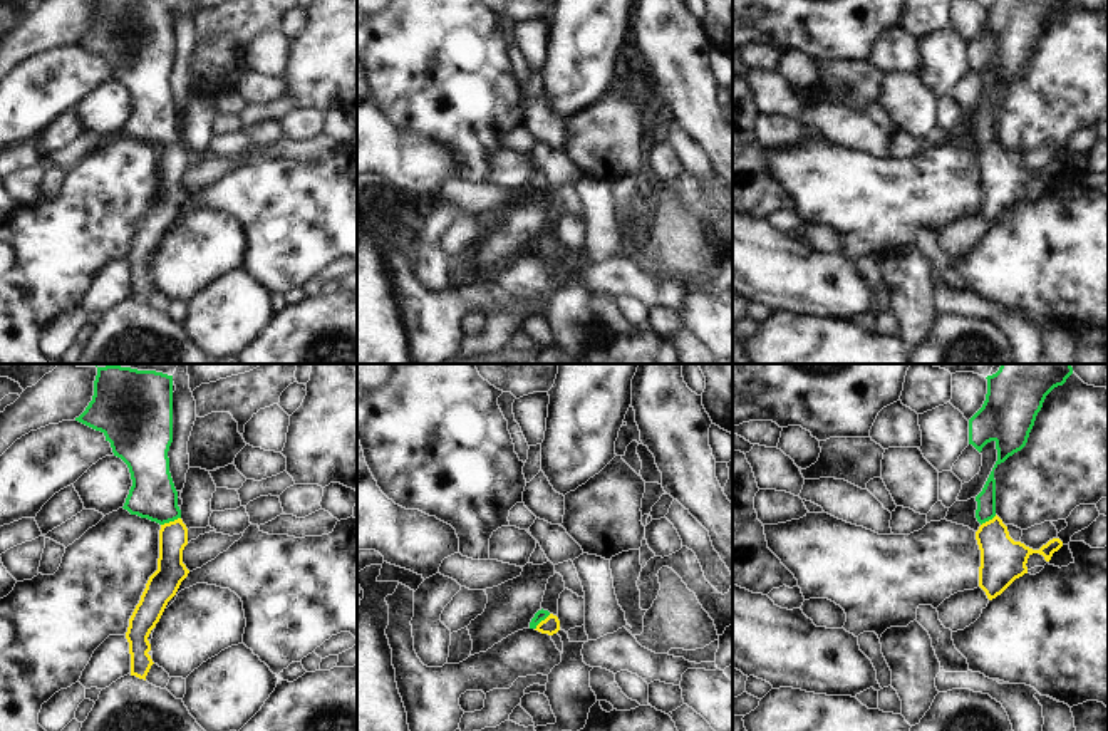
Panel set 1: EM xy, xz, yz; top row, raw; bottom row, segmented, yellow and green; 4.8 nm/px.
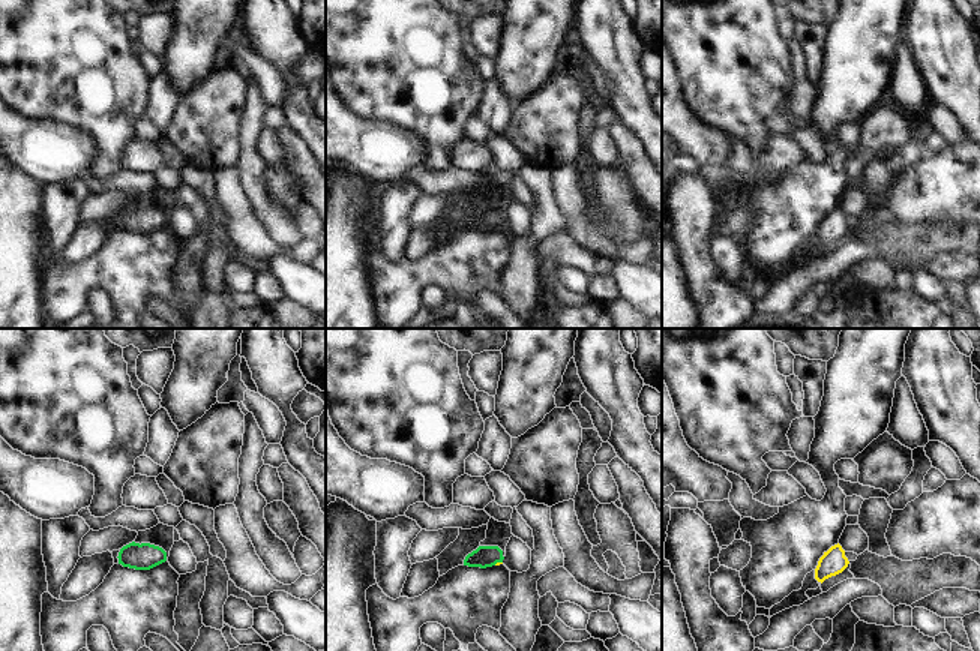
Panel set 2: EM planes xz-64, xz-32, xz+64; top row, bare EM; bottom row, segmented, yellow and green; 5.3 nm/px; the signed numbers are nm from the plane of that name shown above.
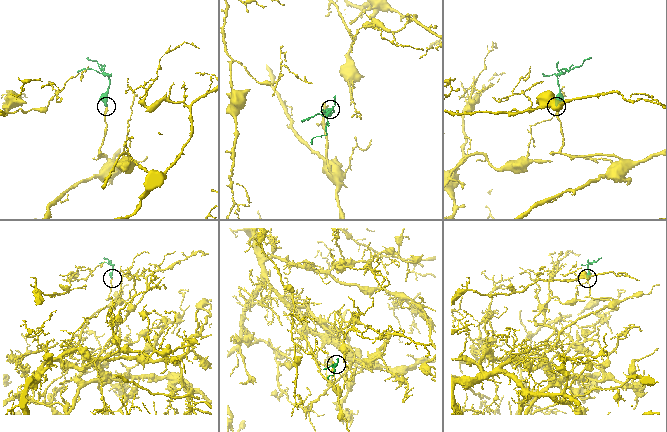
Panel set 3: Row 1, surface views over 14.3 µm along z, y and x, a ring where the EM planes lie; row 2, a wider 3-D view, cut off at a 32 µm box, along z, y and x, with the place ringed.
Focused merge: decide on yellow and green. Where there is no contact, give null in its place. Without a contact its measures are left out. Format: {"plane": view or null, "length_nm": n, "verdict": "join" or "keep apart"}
{"plane": "xy", "length_nm": 100, "verdict": "join"}

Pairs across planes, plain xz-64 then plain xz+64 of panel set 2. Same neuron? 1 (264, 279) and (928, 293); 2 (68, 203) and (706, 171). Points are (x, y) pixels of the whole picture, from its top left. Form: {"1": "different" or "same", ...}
{"1": "same", "2": "different"}

